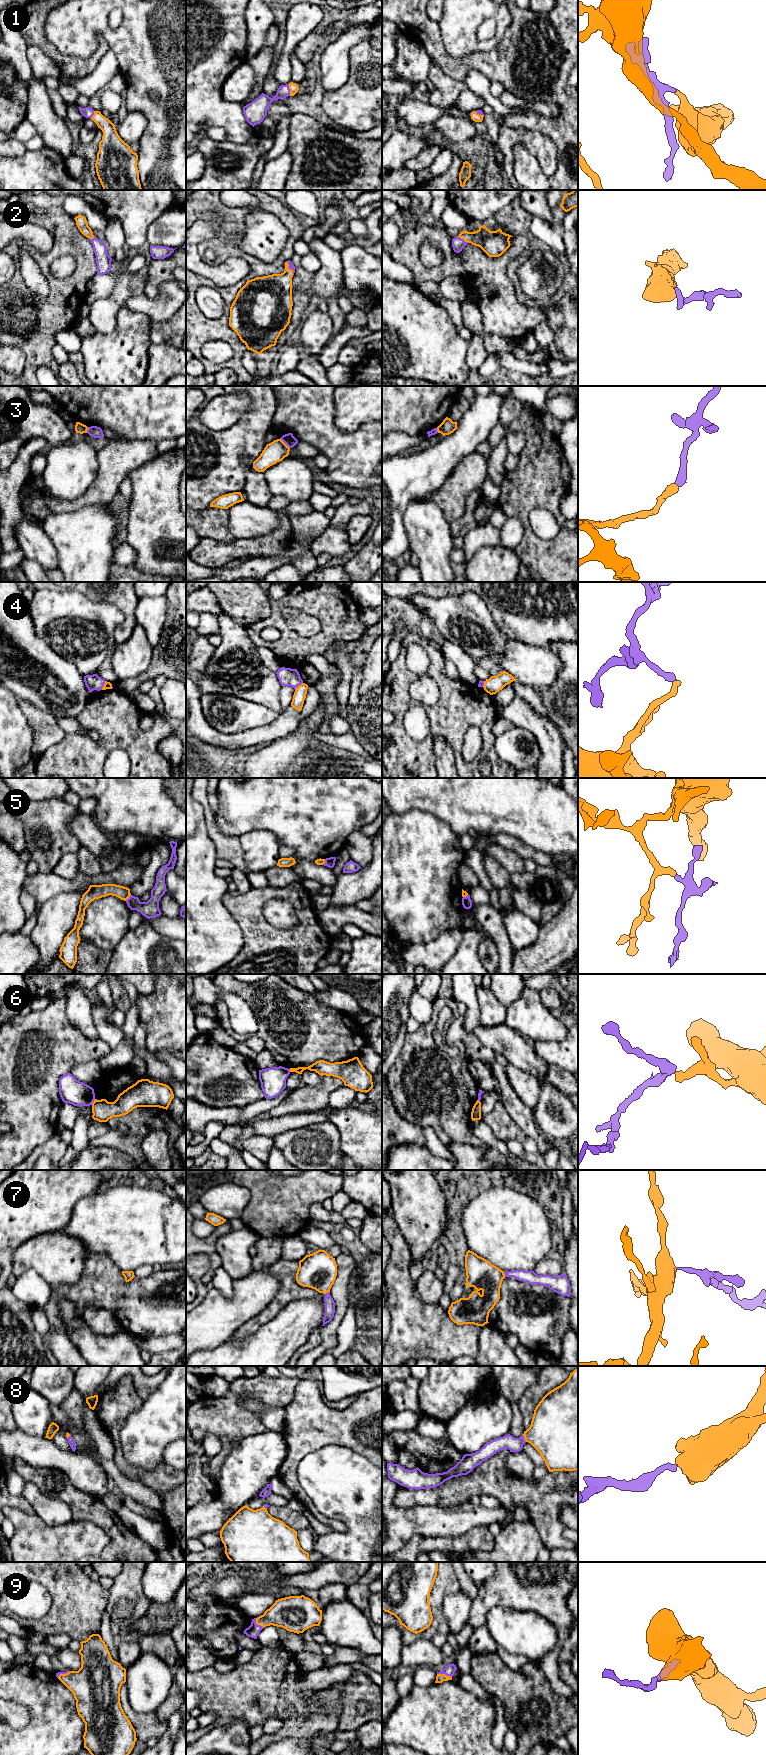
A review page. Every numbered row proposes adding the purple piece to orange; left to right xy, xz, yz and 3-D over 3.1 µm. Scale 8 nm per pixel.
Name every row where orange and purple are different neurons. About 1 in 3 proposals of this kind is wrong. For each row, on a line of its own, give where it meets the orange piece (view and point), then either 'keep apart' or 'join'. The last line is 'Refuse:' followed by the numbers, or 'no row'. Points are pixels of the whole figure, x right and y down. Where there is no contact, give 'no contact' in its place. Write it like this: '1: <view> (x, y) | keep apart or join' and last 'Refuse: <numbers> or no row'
1: xz (290, 90) | join
2: yz (463, 239) | join
3: xz (284, 443) | keep apart
4: xy (104, 685) | keep apart
5: xy (128, 897) | keep apart
6: xy (93, 1102) | keep apart
7: xz (327, 1292) | join
8: yz (524, 1438) | join
9: yz (444, 1674) | join
Refuse: 3, 4, 5, 6

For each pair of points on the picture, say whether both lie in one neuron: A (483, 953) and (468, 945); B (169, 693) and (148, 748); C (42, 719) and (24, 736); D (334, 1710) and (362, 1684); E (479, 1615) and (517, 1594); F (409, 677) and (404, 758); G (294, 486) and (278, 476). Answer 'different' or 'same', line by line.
A: different
B: different
C: different
D: different
E: same
F: same
G: same

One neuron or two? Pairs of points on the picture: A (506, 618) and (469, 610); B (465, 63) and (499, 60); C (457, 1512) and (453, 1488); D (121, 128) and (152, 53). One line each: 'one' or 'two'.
A: two
B: one
C: two
D: two

